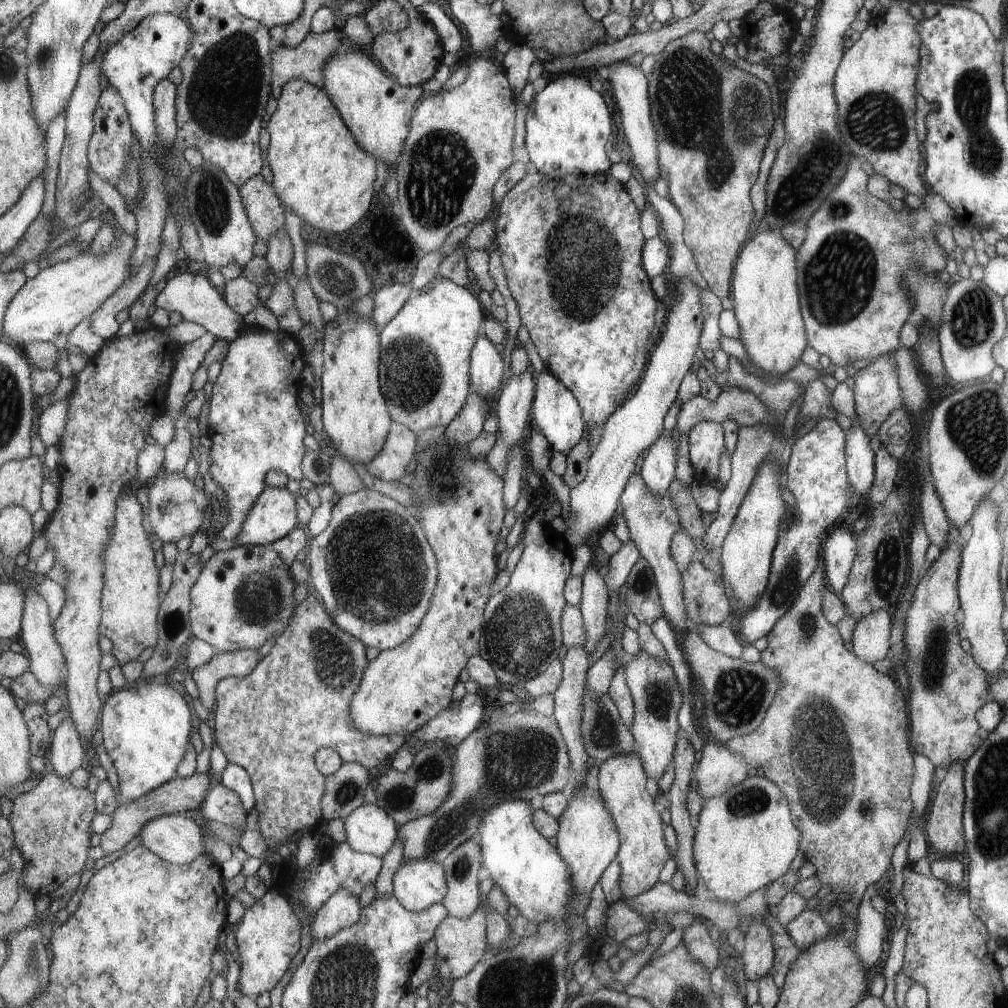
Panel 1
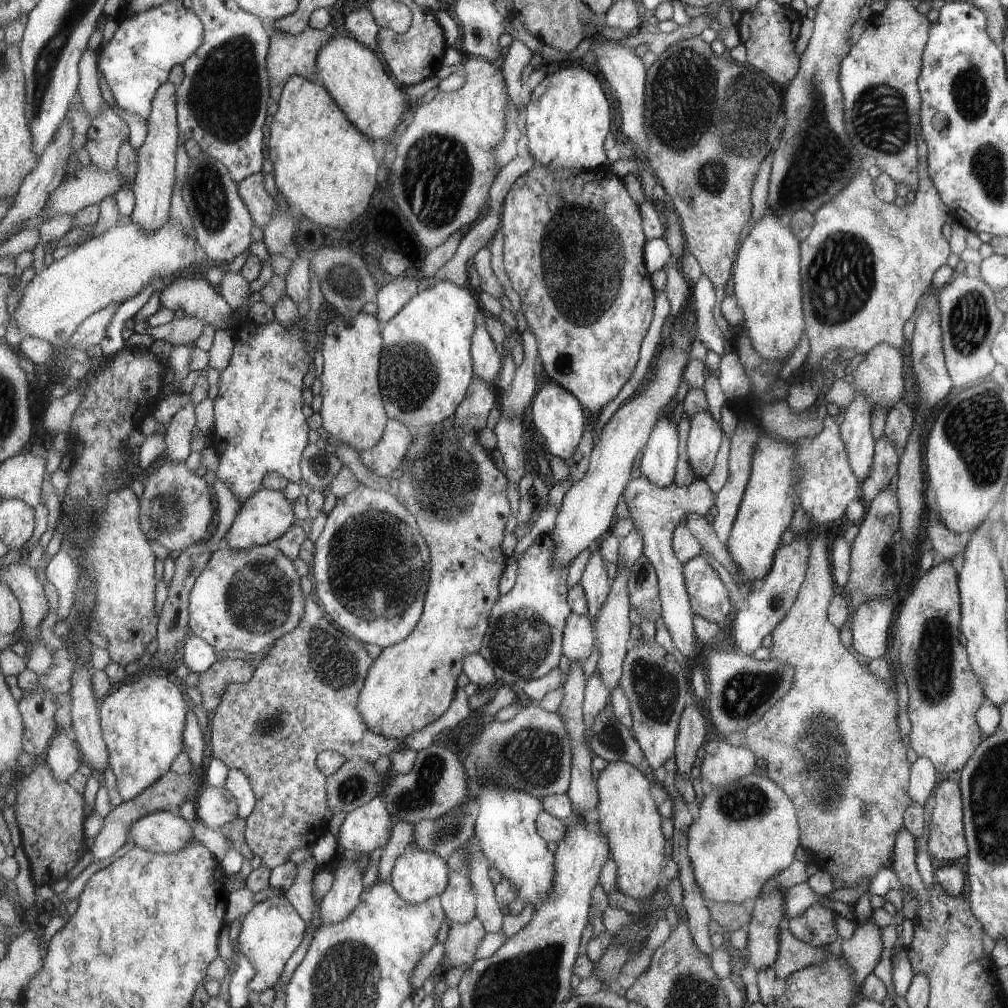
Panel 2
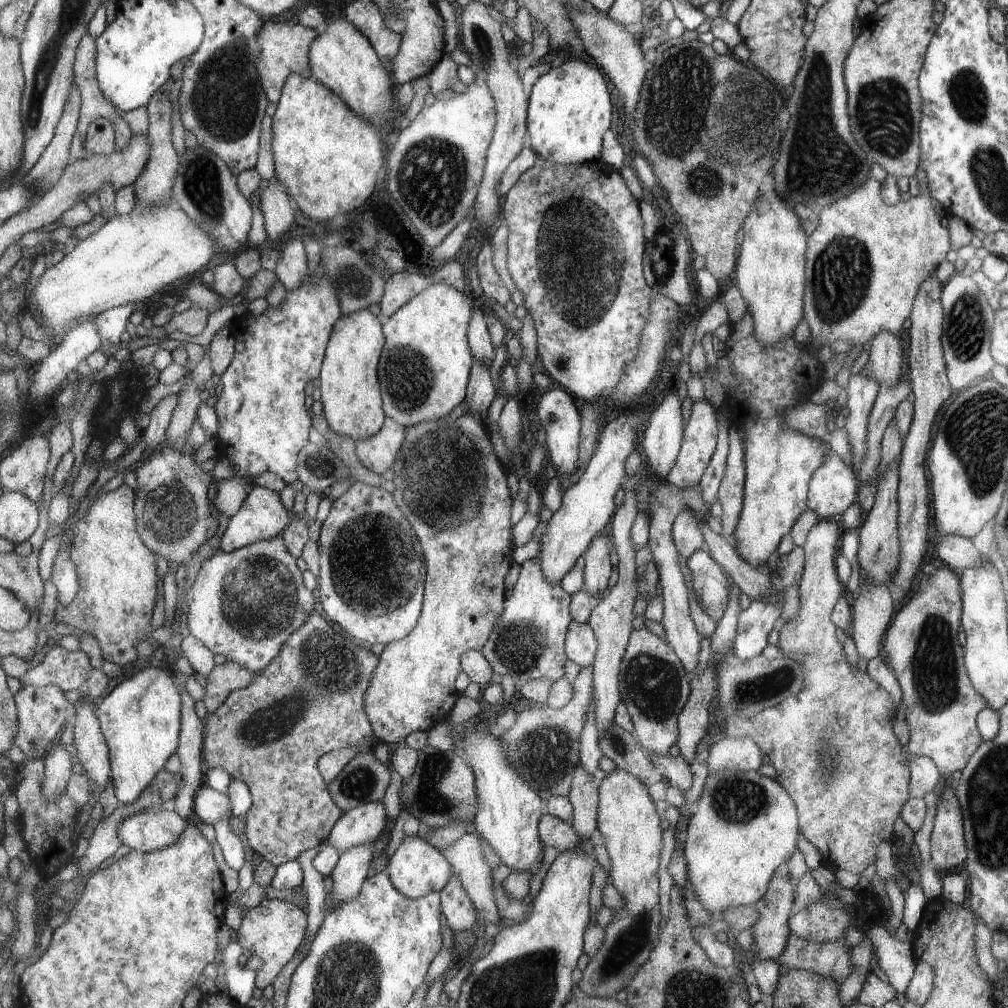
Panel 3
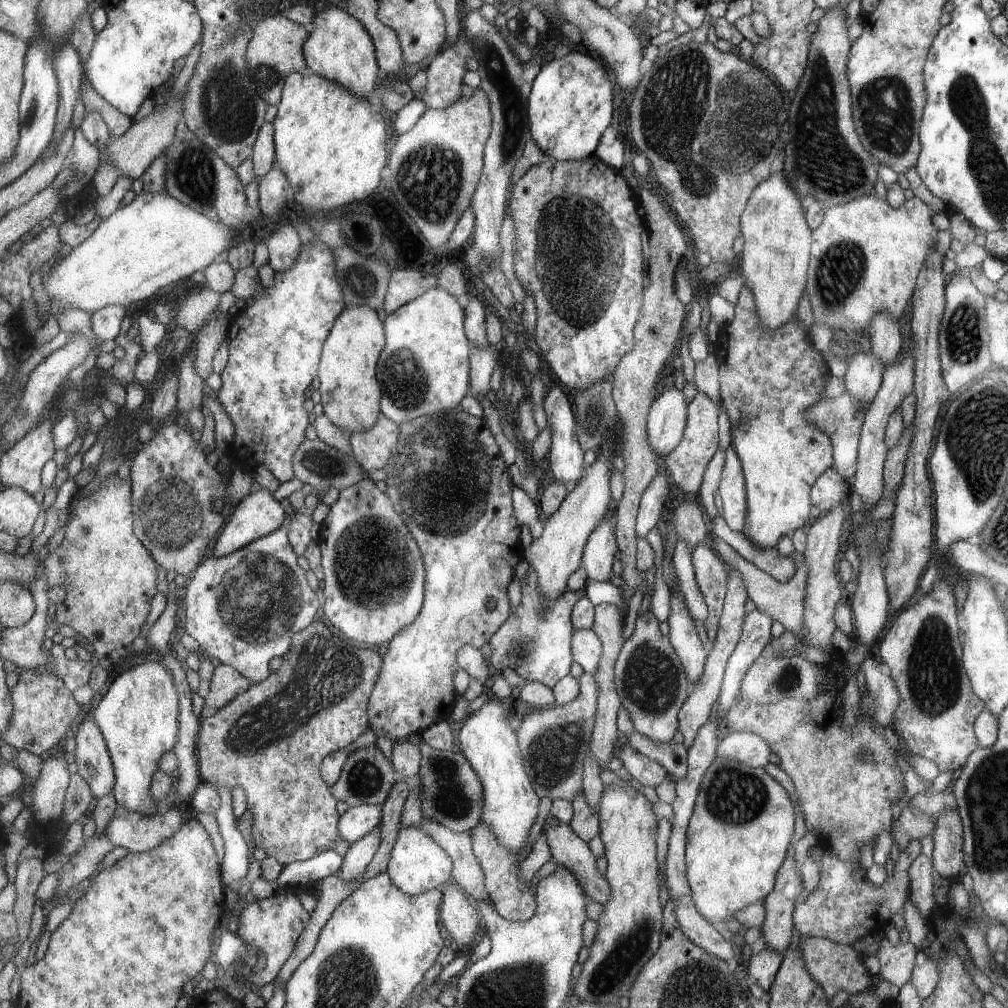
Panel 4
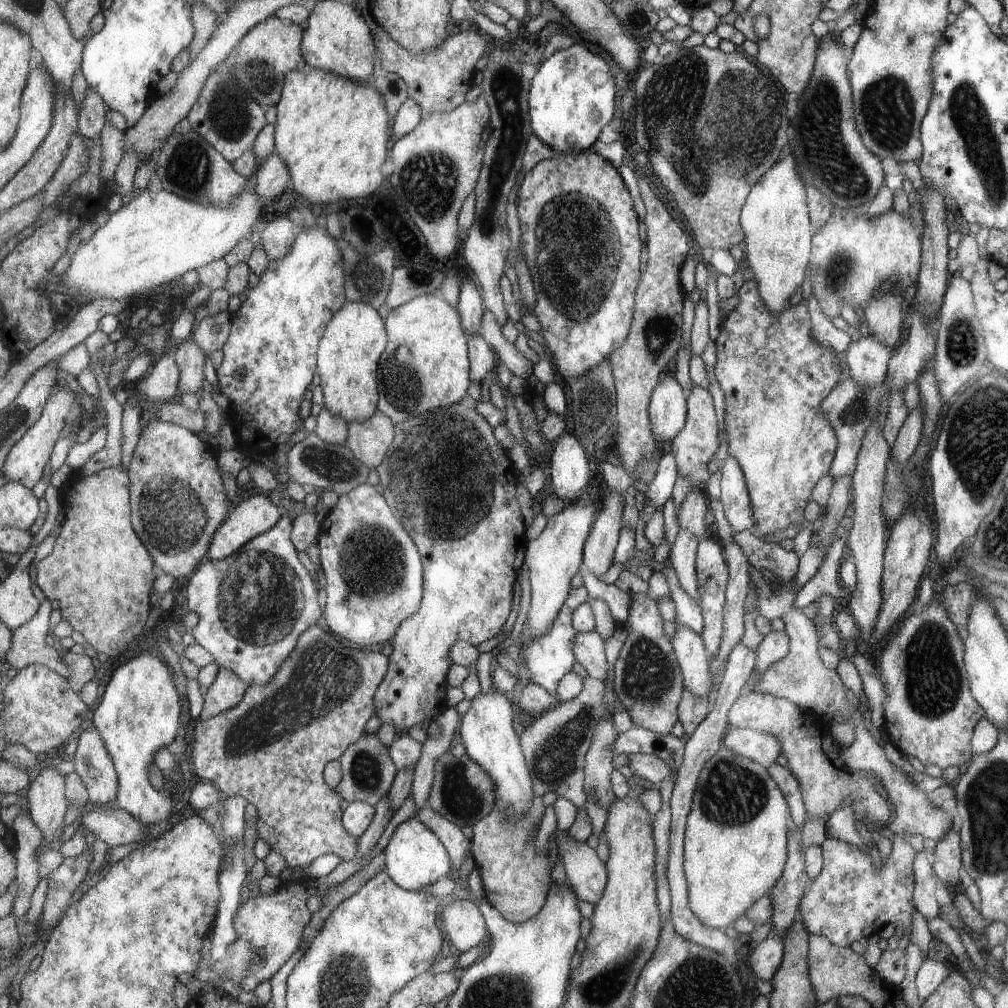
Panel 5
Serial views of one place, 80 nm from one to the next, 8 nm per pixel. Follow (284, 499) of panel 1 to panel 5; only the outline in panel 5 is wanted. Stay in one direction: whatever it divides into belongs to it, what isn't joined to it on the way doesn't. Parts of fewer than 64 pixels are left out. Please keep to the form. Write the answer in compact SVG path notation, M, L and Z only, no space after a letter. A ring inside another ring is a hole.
M255 494L248 497L219 526L207 560L221 561L231 557L231 554L242 550L247 542L271 530L284 515L284 511L271 502L270 496Z

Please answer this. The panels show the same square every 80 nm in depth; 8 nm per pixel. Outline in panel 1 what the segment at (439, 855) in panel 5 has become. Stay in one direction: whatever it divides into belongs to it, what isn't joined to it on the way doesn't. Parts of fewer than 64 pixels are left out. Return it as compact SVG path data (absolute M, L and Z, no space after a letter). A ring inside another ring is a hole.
M419 859L405 861L394 876L394 895L407 910L420 913L435 903L443 903L448 893L446 868L439 861Z

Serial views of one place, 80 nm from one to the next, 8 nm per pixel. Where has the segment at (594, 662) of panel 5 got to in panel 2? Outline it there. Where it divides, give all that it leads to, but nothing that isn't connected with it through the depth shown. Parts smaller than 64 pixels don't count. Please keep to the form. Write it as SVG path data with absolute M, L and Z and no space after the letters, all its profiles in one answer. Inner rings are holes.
M571 613L566 622L564 633L564 654L570 660L585 662L595 639L592 624L587 613Z

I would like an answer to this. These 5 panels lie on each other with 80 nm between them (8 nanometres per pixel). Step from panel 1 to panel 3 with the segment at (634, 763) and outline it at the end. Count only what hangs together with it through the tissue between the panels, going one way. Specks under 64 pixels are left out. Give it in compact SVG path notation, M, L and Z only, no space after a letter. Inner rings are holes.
M615 767L607 773L598 785L598 805L596 808L596 824L603 840L604 848L611 862L611 872L607 882L623 899L623 906L613 910L612 921L604 928L604 937L597 952L589 959L583 972L583 978L578 983L582 994L594 997L614 997L616 992L627 988L629 976L633 976L638 966L641 966L650 956L653 940L657 940L659 931L659 900L657 900L657 864L661 850L661 830L659 816L653 808L653 802L647 794L647 785L629 771Z

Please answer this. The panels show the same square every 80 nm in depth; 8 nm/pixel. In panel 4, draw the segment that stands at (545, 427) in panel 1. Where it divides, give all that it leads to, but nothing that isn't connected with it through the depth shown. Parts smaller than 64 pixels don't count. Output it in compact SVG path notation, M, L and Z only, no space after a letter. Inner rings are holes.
M555 386L548 390L544 400L544 410L548 424L552 429L552 443L550 446L550 467L552 474L557 482L570 486L571 489L583 482L587 476L587 467L585 467L585 450L577 434L578 419L575 418L575 410L571 406L569 396L565 394L563 388Z

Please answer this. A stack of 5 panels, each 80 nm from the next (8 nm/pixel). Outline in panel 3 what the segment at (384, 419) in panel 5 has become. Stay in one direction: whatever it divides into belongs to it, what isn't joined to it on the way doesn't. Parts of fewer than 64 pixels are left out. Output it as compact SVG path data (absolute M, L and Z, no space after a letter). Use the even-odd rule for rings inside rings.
M387 417L378 435L367 441L357 441L356 453L370 471L383 474L397 462L405 442L406 430L400 422Z

